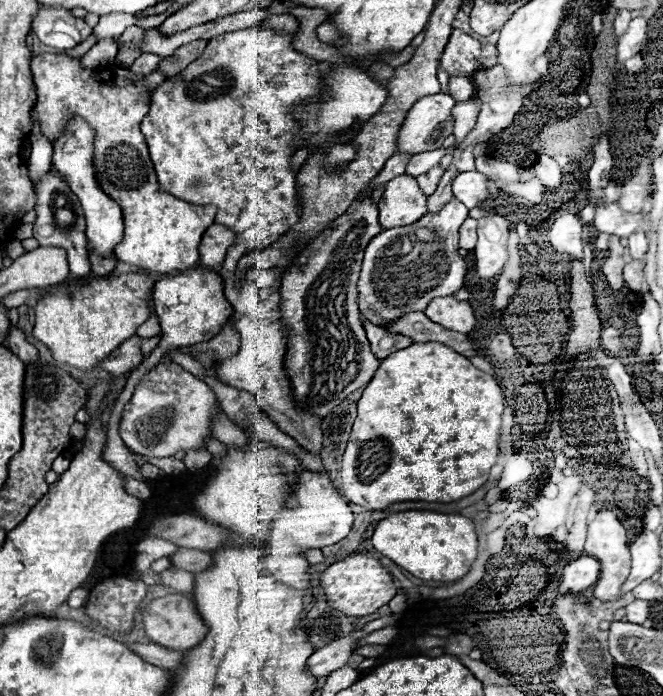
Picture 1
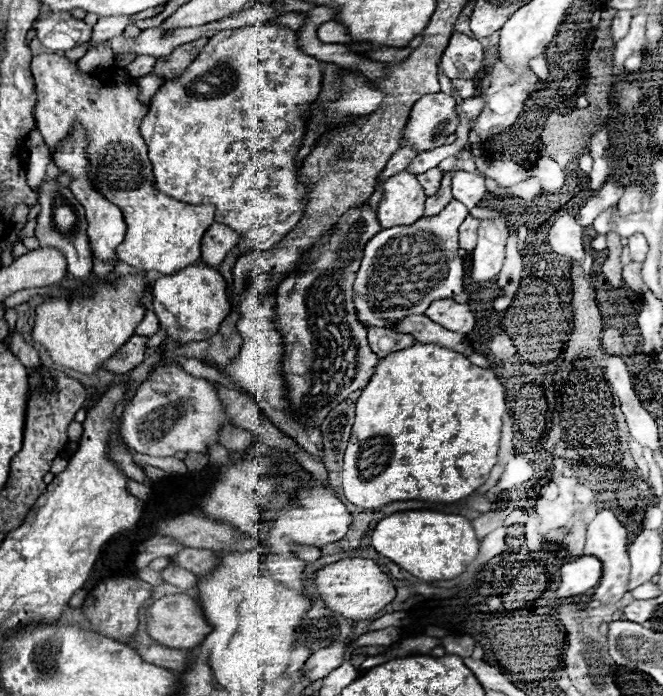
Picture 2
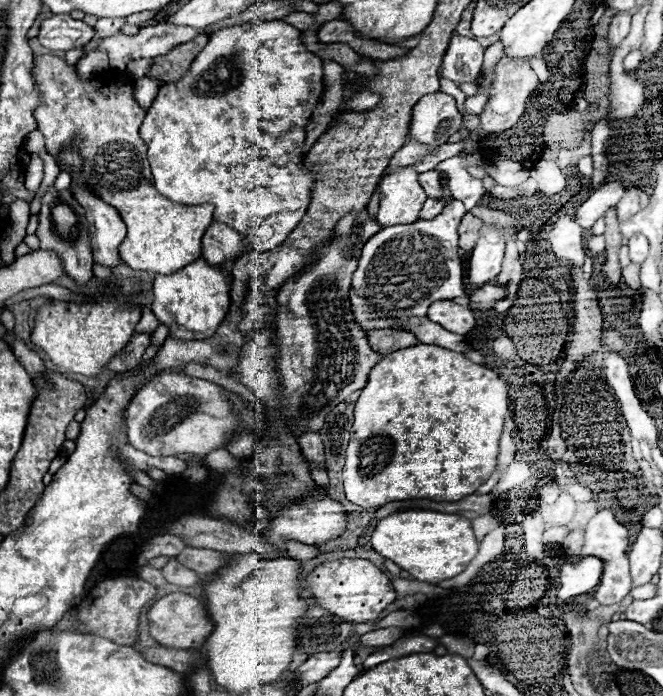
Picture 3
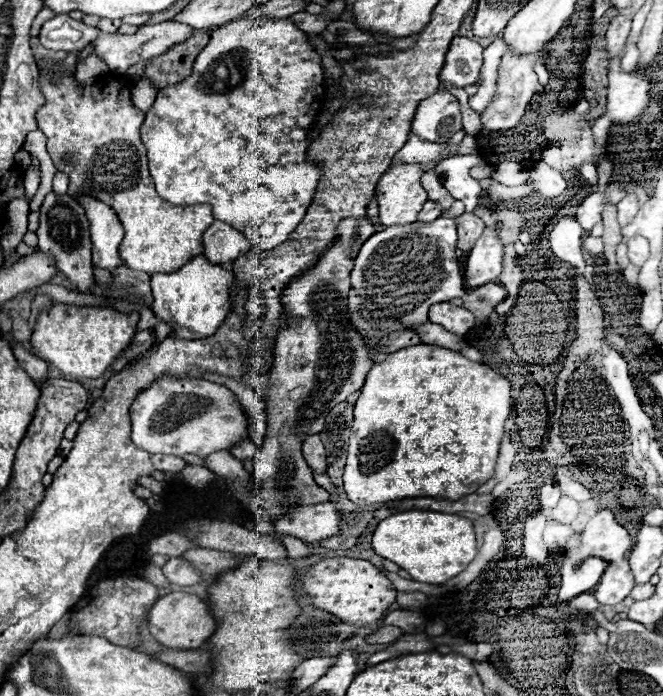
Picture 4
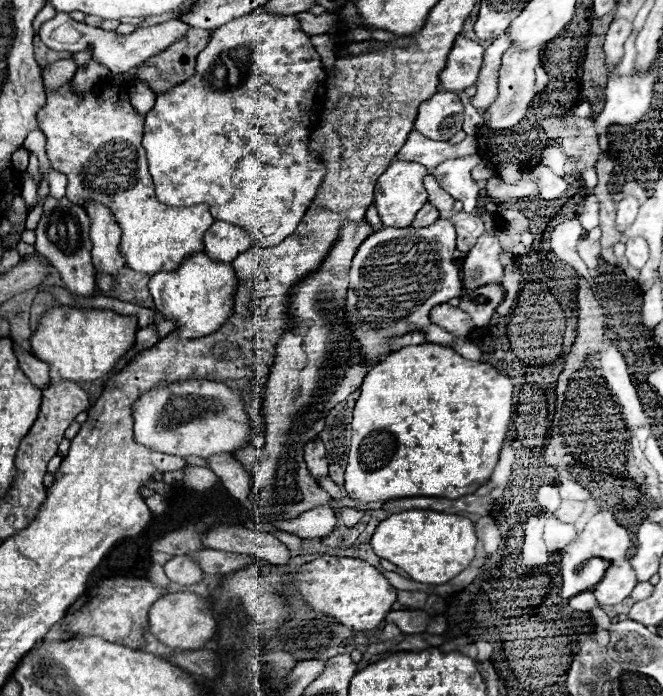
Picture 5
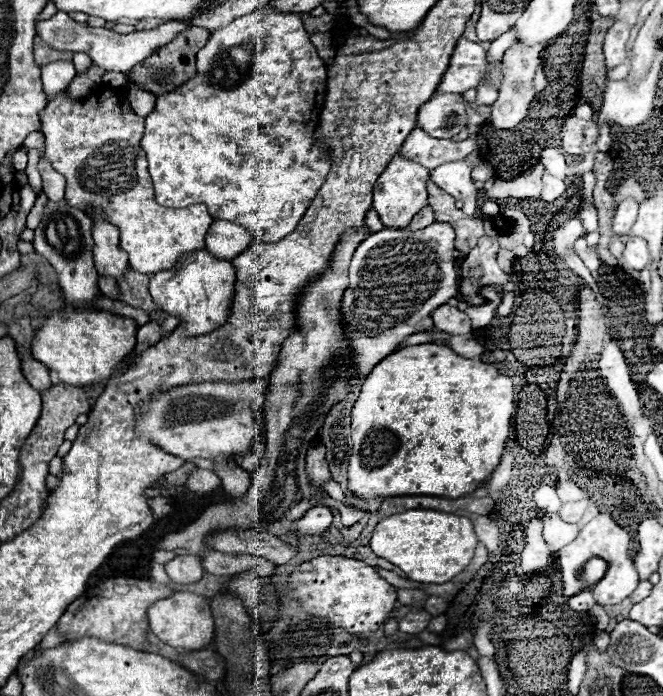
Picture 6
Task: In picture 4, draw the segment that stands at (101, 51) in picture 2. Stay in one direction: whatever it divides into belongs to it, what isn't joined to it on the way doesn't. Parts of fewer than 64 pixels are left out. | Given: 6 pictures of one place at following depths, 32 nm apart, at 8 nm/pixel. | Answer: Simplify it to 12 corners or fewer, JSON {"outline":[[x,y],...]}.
{"outline":[[90,54],[76,64],[80,84],[96,82],[110,68],[98,54]]}

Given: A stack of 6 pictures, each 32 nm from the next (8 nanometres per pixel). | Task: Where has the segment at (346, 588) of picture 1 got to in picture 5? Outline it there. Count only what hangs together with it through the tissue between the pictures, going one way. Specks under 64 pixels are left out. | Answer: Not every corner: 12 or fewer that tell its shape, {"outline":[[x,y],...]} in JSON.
{"outline":[[322,556],[294,574],[312,610],[376,630],[396,588],[372,564]]}

